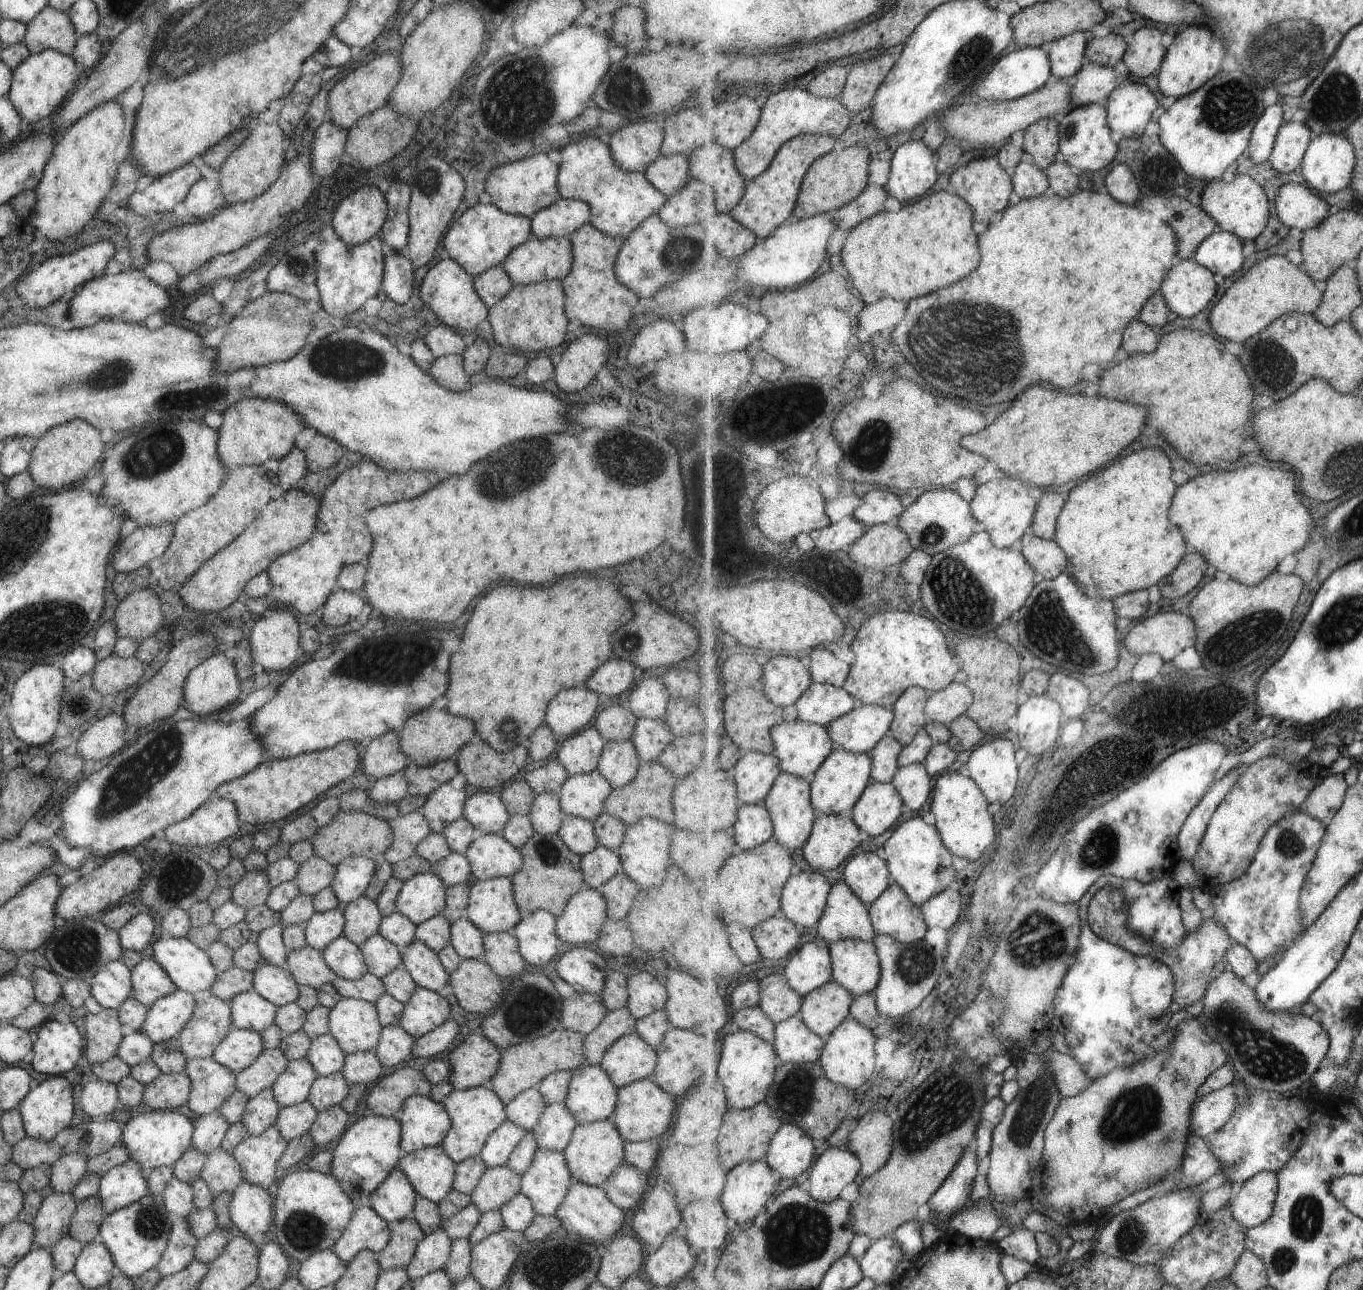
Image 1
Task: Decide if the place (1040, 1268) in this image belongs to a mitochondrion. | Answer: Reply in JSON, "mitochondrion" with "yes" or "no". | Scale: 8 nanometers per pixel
{"mitochondrion":"no"}

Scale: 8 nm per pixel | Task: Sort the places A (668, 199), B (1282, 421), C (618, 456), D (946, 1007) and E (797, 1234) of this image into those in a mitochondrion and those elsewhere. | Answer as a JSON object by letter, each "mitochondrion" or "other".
{"A":"other","B":"other","C":"mitochondrion","D":"other","E":"mitochondrion"}

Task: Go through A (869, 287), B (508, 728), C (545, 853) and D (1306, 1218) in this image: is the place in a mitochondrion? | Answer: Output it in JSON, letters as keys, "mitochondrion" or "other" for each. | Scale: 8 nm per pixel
{"A":"other","B":"mitochondrion","C":"mitochondrion","D":"mitochondrion"}

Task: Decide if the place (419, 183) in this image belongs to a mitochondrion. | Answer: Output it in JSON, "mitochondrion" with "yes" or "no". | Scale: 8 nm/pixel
{"mitochondrion":"no"}

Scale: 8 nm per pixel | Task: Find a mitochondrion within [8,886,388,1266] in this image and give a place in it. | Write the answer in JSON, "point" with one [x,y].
{"point":[78,949]}

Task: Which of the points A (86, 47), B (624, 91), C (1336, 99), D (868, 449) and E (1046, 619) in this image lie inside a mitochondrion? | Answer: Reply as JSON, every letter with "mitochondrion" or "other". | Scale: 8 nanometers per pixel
{"A":"other","B":"mitochondrion","C":"mitochondrion","D":"mitochondrion","E":"mitochondrion"}

